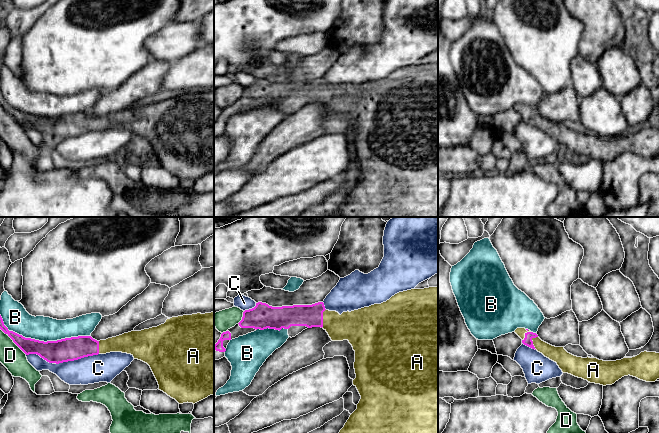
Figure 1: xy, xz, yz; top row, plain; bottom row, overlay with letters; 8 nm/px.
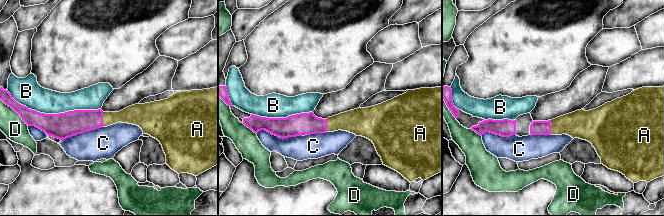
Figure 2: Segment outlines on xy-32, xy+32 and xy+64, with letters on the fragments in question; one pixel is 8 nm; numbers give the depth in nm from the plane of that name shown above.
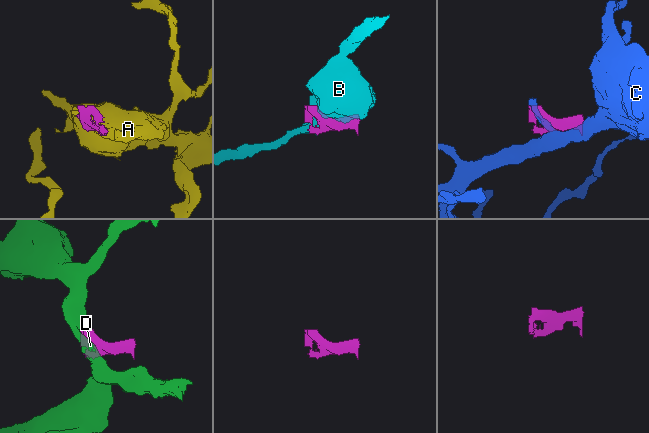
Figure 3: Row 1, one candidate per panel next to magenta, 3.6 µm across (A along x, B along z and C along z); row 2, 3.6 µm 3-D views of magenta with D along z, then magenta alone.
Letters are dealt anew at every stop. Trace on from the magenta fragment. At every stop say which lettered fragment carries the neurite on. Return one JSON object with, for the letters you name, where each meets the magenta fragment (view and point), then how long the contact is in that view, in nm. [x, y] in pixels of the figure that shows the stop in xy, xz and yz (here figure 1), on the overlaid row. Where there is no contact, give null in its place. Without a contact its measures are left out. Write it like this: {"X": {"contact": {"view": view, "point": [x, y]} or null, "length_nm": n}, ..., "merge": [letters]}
{"A": {"contact": {"view": "xz", "point": [322, 318]}, "length_nm": 150}, "merge": ["A"]}

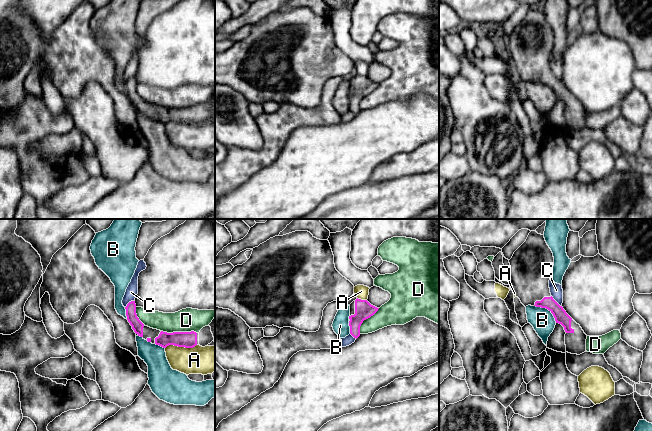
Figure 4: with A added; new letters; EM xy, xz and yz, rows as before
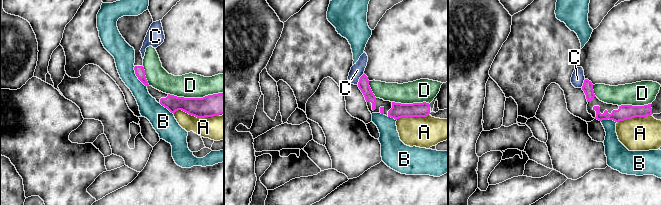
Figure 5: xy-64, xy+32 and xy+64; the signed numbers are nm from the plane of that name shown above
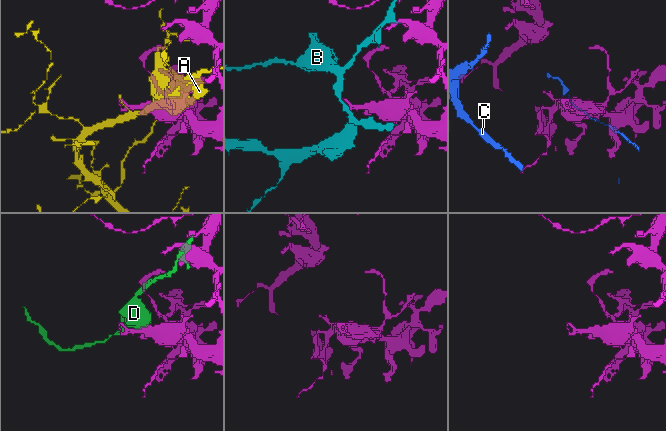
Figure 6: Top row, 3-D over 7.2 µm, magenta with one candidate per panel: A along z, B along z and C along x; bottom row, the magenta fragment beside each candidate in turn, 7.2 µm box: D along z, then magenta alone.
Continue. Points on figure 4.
{"merge": []}

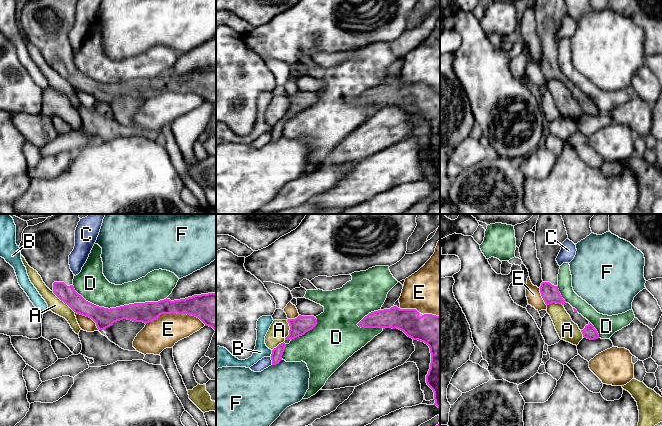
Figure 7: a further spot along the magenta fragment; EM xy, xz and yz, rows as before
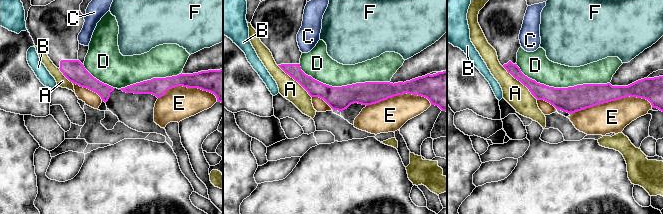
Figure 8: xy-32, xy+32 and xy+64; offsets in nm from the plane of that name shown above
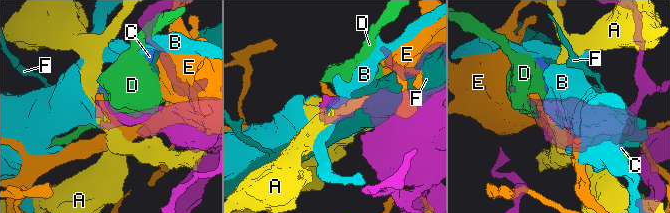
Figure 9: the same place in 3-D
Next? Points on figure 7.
{"merge": []}

